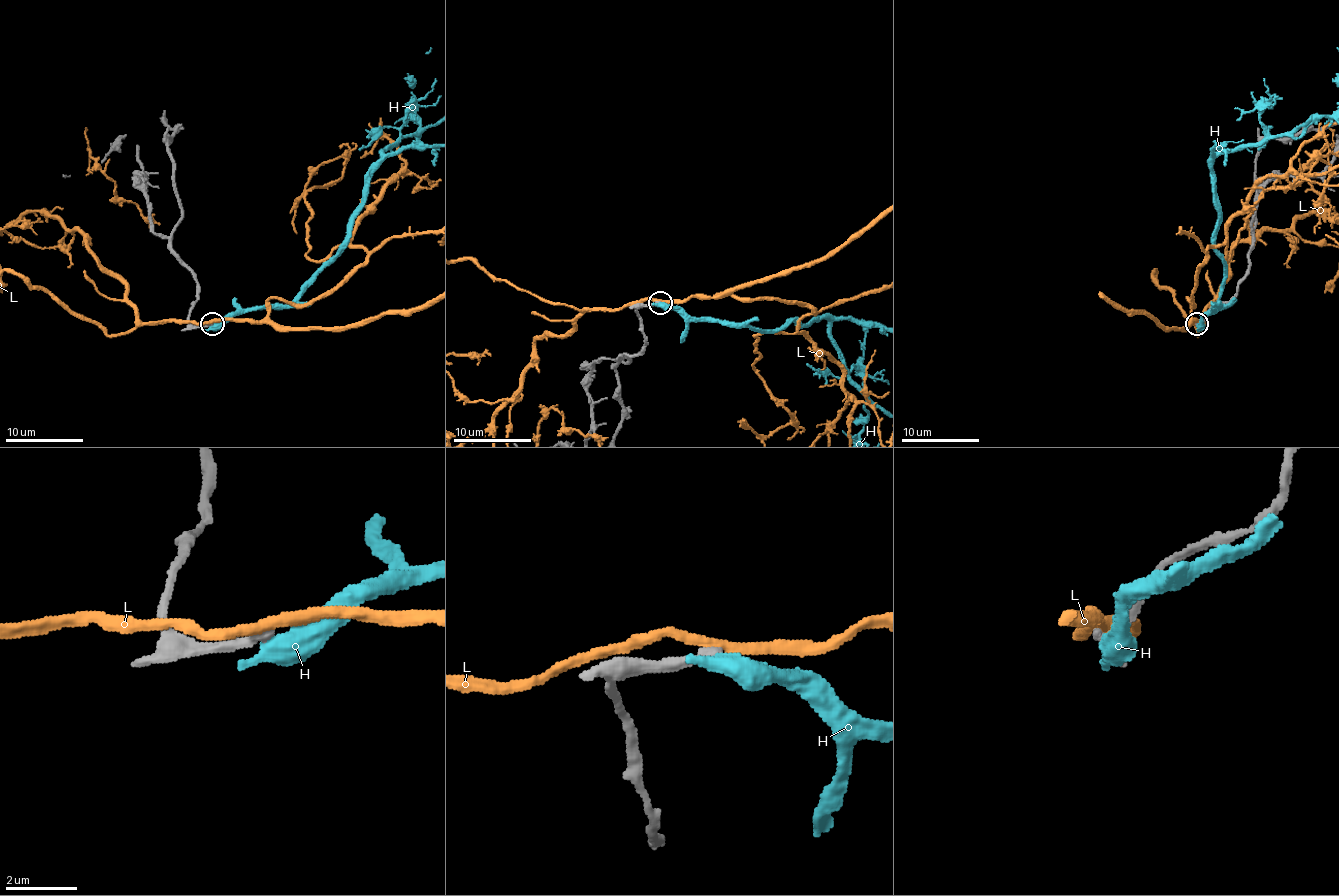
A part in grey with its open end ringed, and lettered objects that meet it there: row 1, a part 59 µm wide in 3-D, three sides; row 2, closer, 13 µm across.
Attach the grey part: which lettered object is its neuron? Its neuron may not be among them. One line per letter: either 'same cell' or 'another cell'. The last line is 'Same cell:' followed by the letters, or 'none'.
H: another cell
L: another cell
Same cell: none

